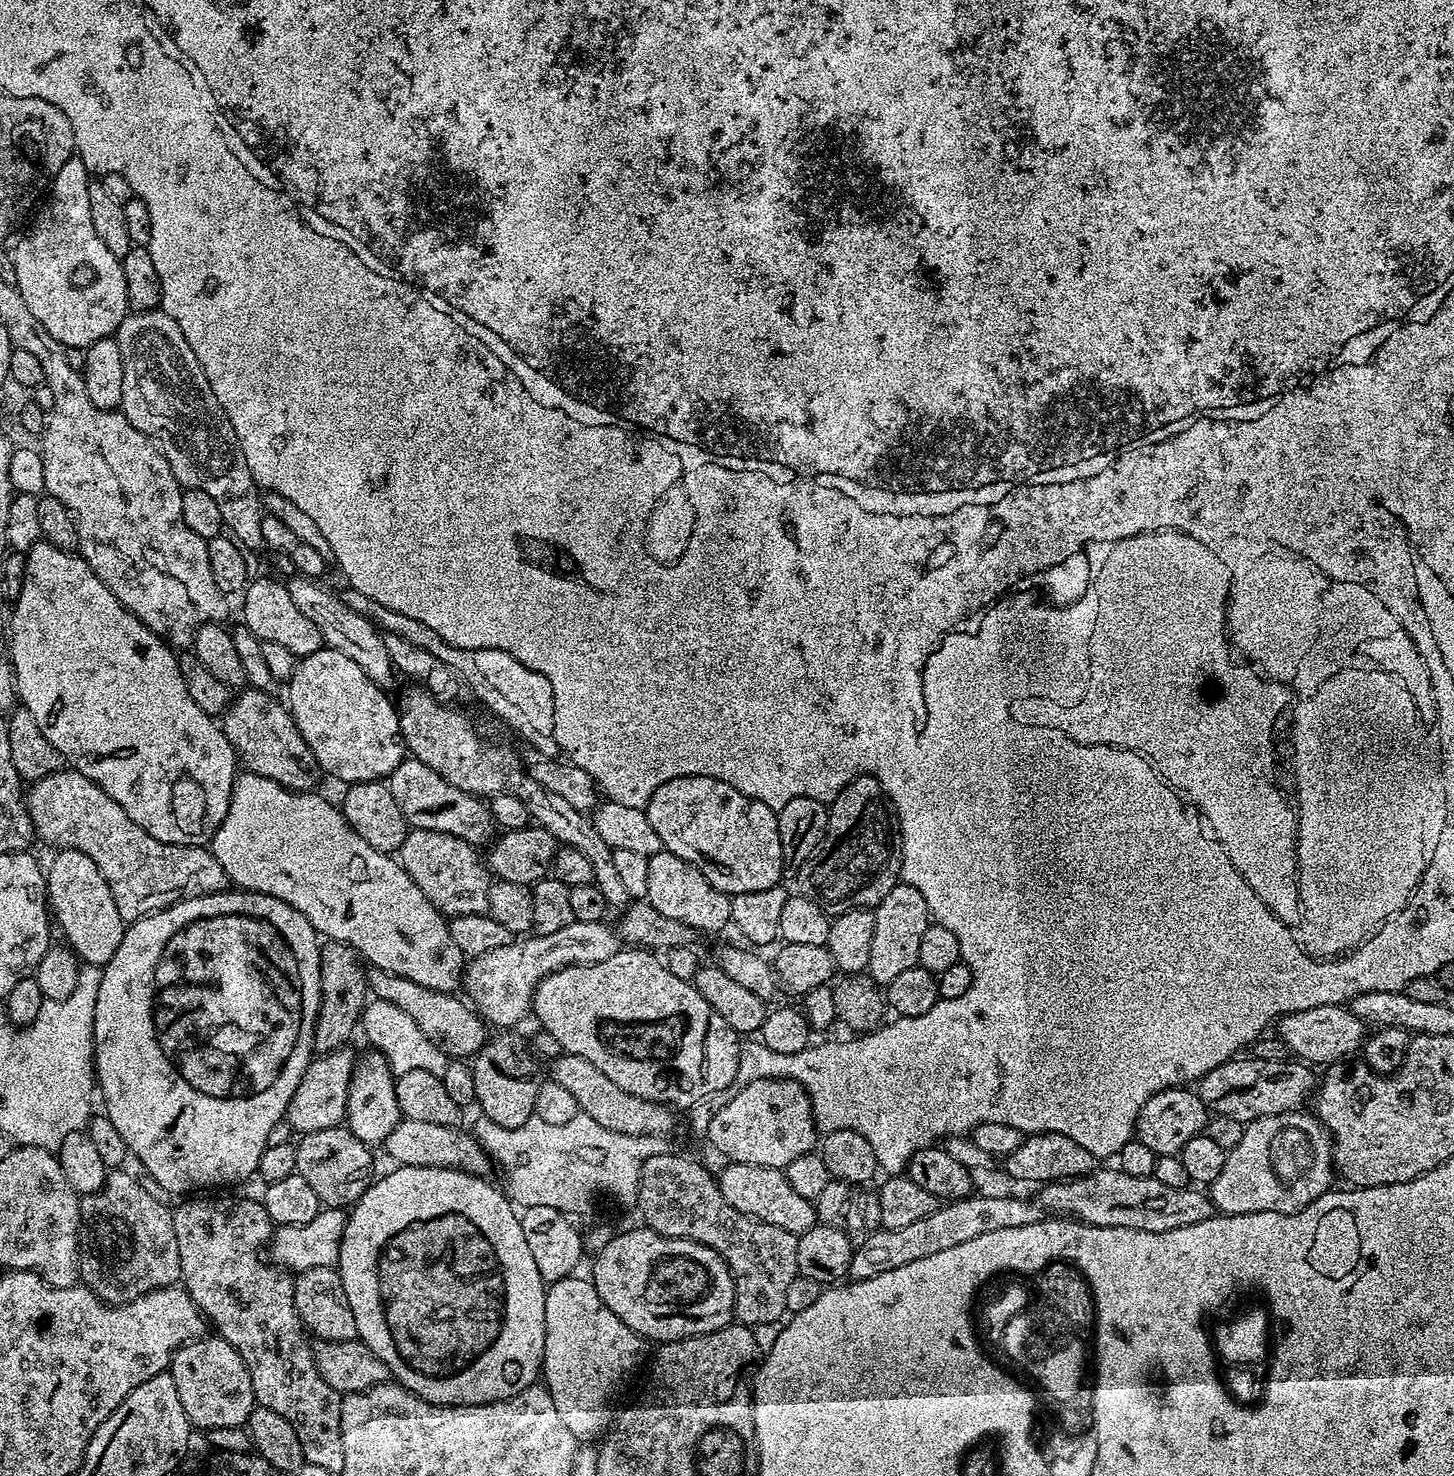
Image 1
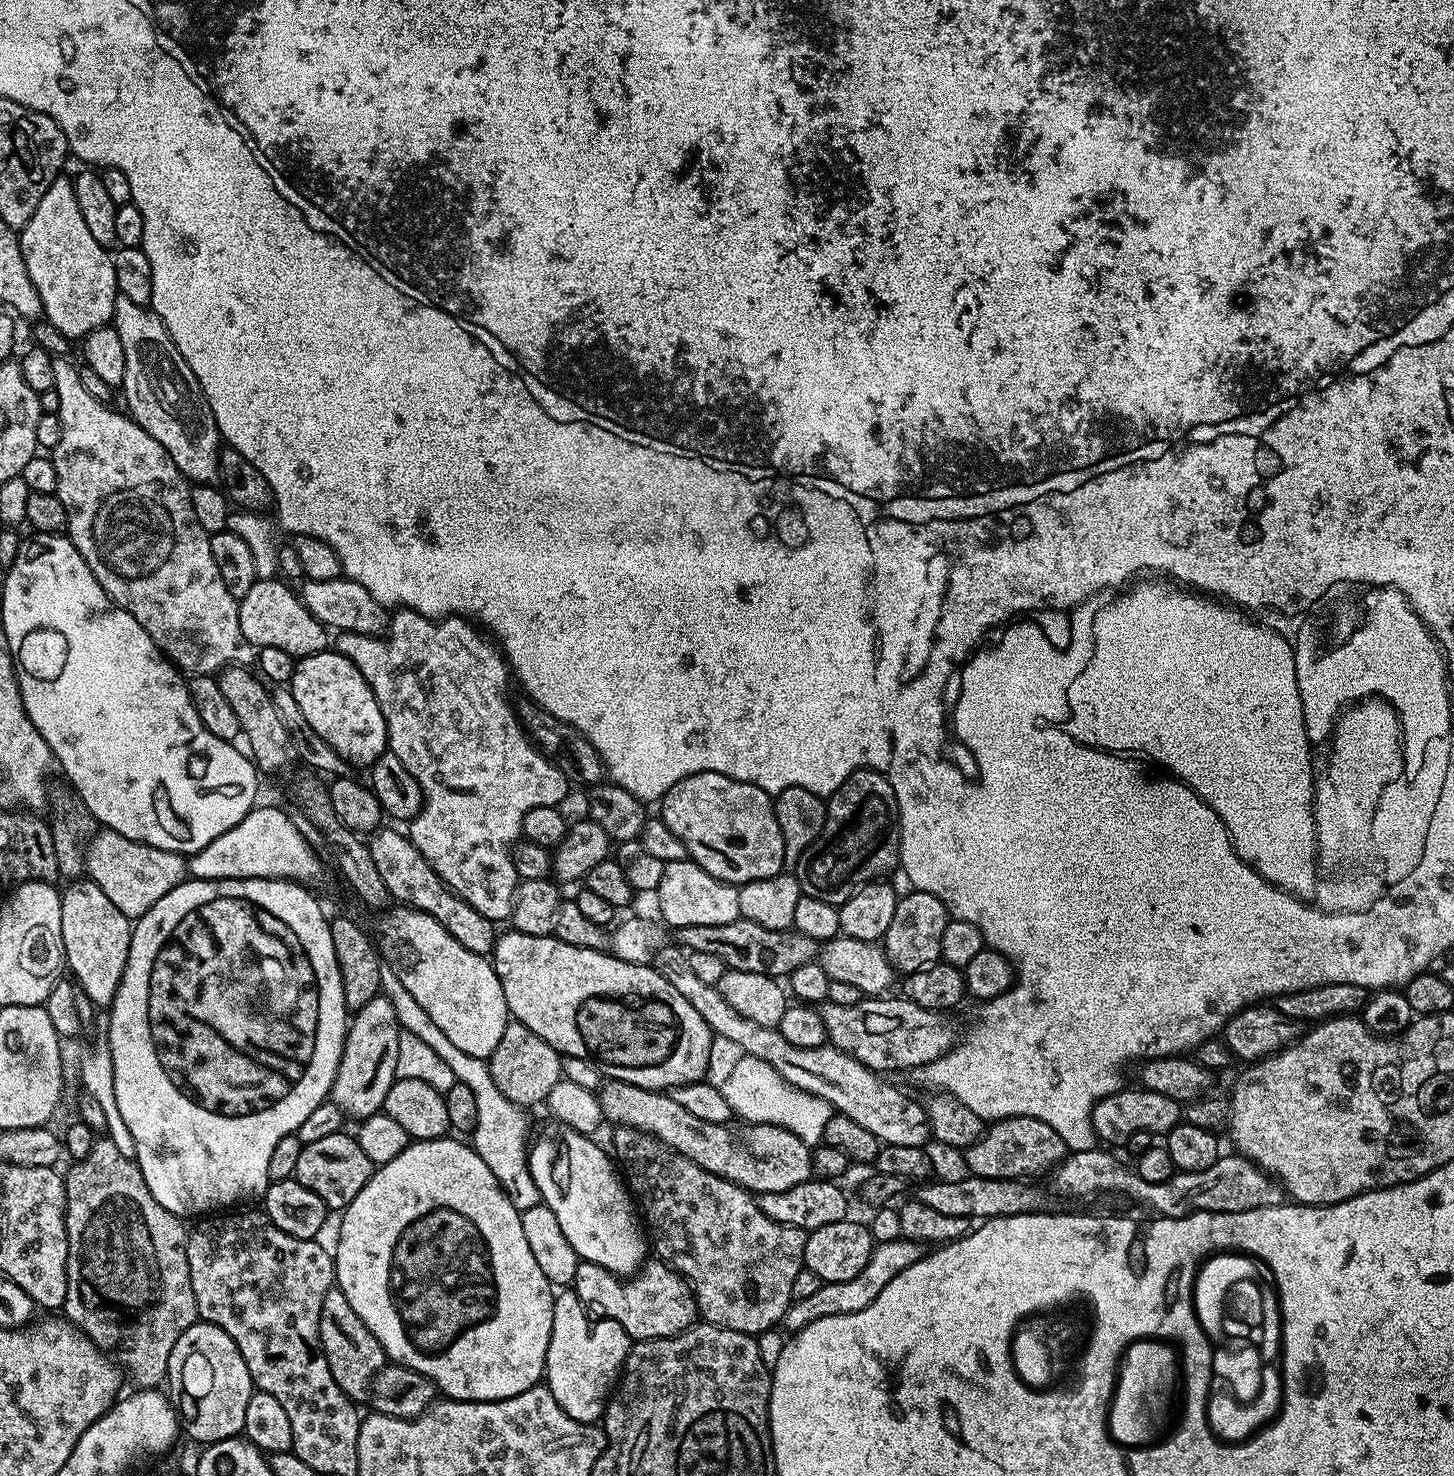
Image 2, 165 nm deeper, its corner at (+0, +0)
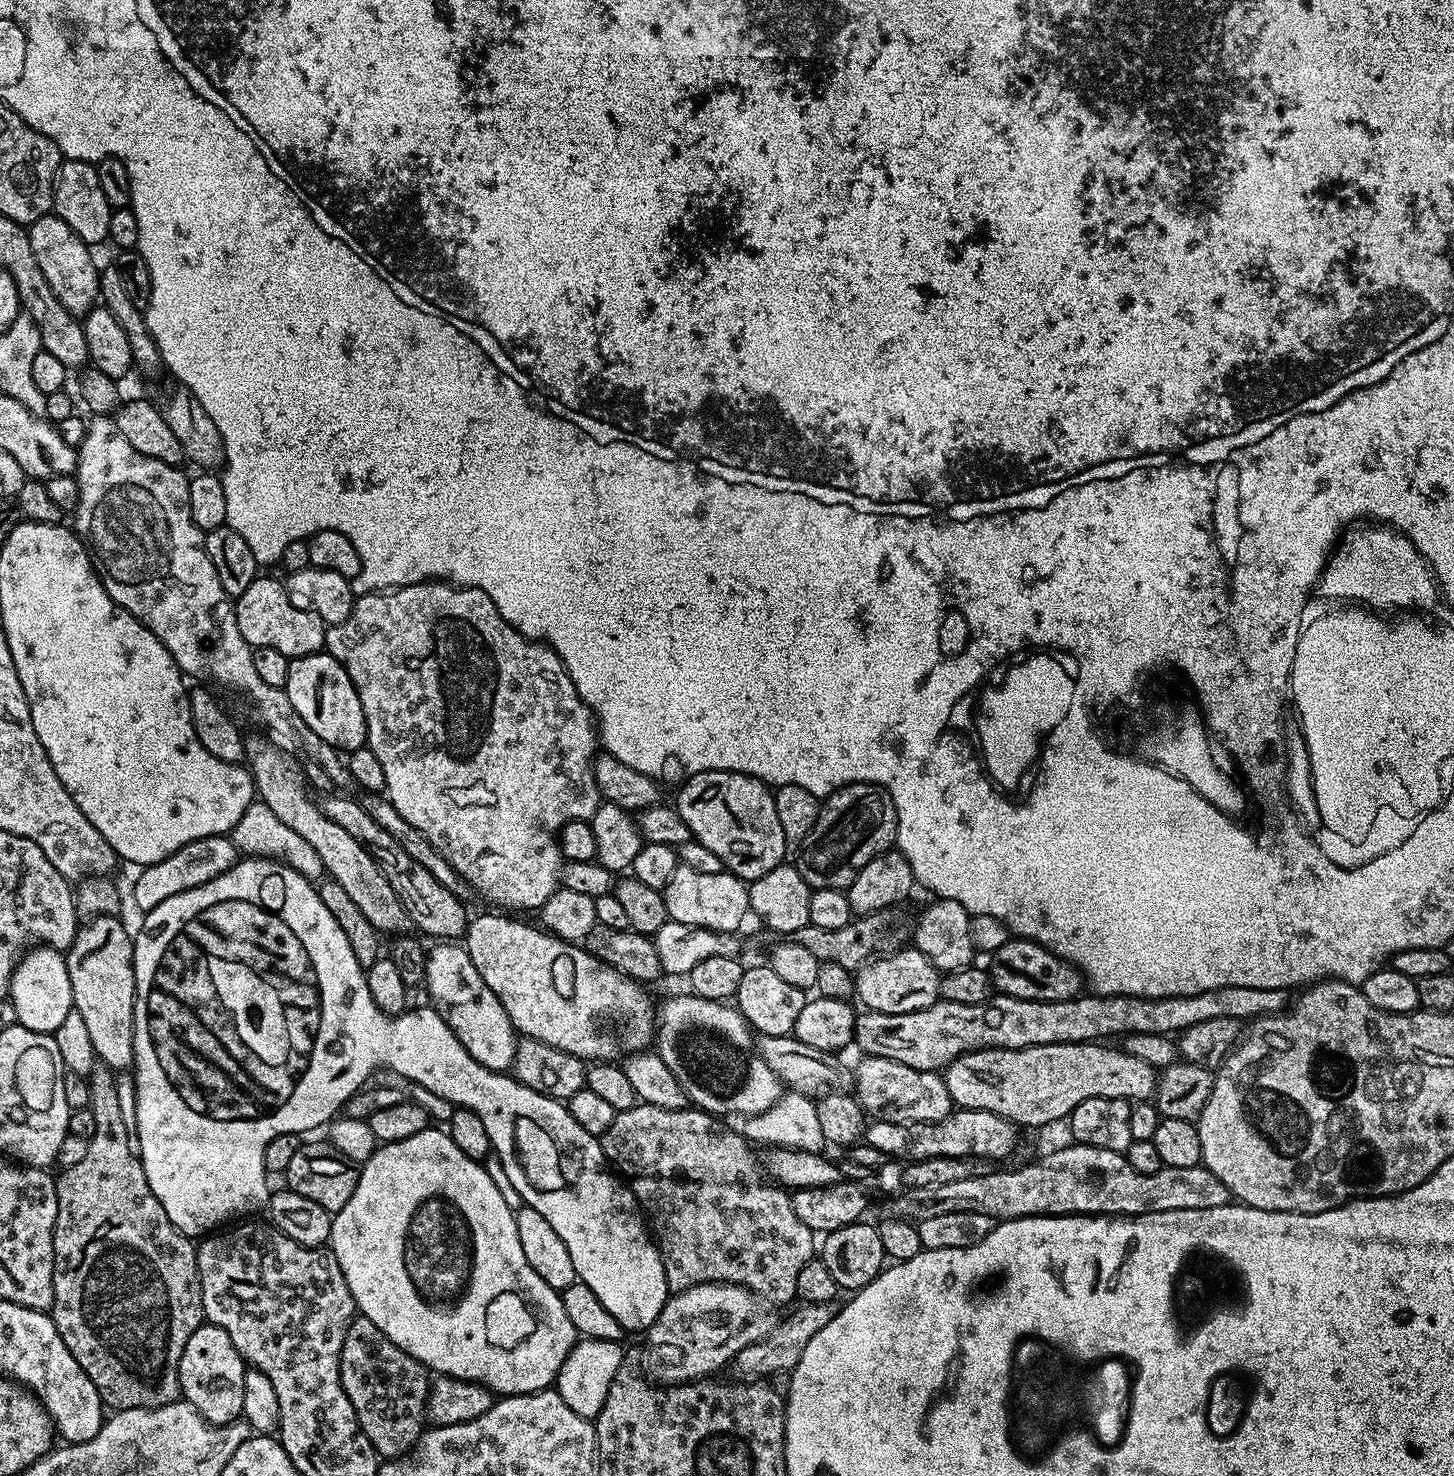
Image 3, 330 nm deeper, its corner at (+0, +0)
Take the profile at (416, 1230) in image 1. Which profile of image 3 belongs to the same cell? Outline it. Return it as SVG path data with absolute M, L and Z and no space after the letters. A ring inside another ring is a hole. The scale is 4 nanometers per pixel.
M429 1126L418 1134L410 1134L410 1138L402 1138L402 1142L380 1144L375 1154L364 1161L360 1168L358 1186L354 1186L354 1194L350 1194L350 1202L335 1212L332 1218L332 1238L330 1250L334 1258L338 1258L338 1266L342 1266L342 1274L346 1278L346 1286L350 1286L350 1294L354 1298L359 1315L370 1318L394 1346L398 1346L406 1354L413 1356L419 1364L442 1376L453 1376L470 1382L485 1384L493 1394L506 1396L531 1396L533 1392L551 1389L556 1376L562 1370L562 1364L575 1346L578 1333L574 1322L566 1315L564 1297L557 1289L542 1282L534 1266L526 1262L526 1254L522 1251L522 1242L518 1239L516 1213L506 1206L506 1198L502 1198L502 1190L494 1186L494 1178L490 1178L487 1167L481 1161L466 1158L458 1146L454 1146L452 1137L447 1131Z

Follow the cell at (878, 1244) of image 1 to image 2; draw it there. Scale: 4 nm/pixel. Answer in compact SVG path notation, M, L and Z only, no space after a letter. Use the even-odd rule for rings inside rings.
M901 1238L894 1242L876 1244L870 1254L870 1262L866 1262L866 1266L862 1266L862 1271L854 1274L854 1278L849 1278L847 1282L821 1283L818 1294L813 1294L811 1298L793 1300L784 1315L783 1327L788 1327L789 1333L795 1334L810 1326L810 1322L818 1322L818 1318L823 1316L854 1314L858 1310L866 1310L866 1306L870 1306L870 1302L874 1302L874 1298L878 1298L878 1294L882 1294L882 1290L886 1290L886 1286L890 1286L890 1282L898 1278L902 1270L906 1270L906 1266L914 1266L914 1262L918 1262L925 1254L925 1245L918 1240Z

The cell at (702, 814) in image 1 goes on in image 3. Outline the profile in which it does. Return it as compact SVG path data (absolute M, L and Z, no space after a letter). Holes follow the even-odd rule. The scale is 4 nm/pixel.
M699 772L679 785L674 807L690 826L692 839L722 858L725 869L745 882L785 863L786 838L774 810L774 792L758 778L737 772Z

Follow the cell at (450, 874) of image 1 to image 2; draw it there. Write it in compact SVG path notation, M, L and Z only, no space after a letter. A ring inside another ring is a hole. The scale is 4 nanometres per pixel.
M396 610L391 613L386 632L387 634L374 636L341 632L335 637L334 648L346 658L350 658L350 662L354 662L354 666L358 666L358 670L362 674L362 678L366 678L370 690L374 690L374 698L378 698L382 718L386 718L386 726L388 727L387 751L394 753L398 762L402 762L402 766L406 766L406 770L410 770L410 774L414 774L414 778L424 795L424 806L407 825L406 835L413 846L420 851L422 858L426 858L428 865L435 870L438 878L442 878L442 882L454 895L460 896L467 904L474 906L474 910L478 910L478 914L482 914L488 920L493 922L507 921L512 914L512 903L516 897L518 883L510 846L515 845L521 839L524 831L524 816L530 814L530 810L534 806L555 808L563 805L563 800L568 796L570 781L567 776L562 774L562 770L558 770L558 766L553 764L533 744L532 737L524 731L524 725L516 715L513 701L508 701L508 696L504 693L508 688L508 680L510 681L510 669L507 660L504 659L504 653L471 619L463 616L445 616L439 620L432 620L417 612Z

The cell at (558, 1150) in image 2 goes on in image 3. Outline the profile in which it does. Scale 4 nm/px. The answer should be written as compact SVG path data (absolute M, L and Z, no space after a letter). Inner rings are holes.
M240 858L236 864L228 872L223 872L218 878L214 878L210 882L206 882L202 886L194 886L194 890L186 890L182 894L174 894L170 898L166 898L166 902L158 902L158 906L154 906L149 912L143 913L144 921L140 924L140 933L137 931L134 936L132 946L132 965L134 966L134 974L136 975L136 1009L134 1010L134 1073L136 1072L136 1124L134 1120L134 1140L138 1145L138 1155L142 1166L146 1170L146 1182L150 1182L150 1190L154 1190L154 1198L158 1198L158 1202L162 1202L162 1210L166 1210L166 1218L170 1218L170 1222L174 1222L174 1226L184 1236L189 1238L203 1238L213 1231L223 1220L232 1220L235 1216L244 1216L251 1208L263 1209L270 1199L270 1187L268 1188L269 1177L264 1170L264 1151L266 1146L270 1146L270 1142L274 1142L274 1138L278 1138L278 1134L305 1134L304 1132L312 1132L315 1128L322 1129L345 1107L345 1104L353 1095L359 1092L369 1083L372 1072L376 1072L379 1068L393 1068L402 1079L408 1080L412 1084L421 1084L426 1090L440 1096L455 1105L456 1108L466 1108L478 1114L478 1118L482 1118L482 1126L486 1126L486 1134L492 1143L492 1152L495 1159L499 1160L502 1170L506 1170L506 1178L510 1178L510 1182L514 1185L514 1190L518 1190L521 1201L527 1207L538 1210L538 1214L542 1214L542 1218L546 1218L546 1222L550 1222L550 1226L558 1233L558 1238L562 1238L562 1243L566 1245L566 1251L570 1253L571 1260L574 1261L574 1270L576 1271L576 1279L581 1284L590 1286L590 1290L598 1298L598 1302L602 1302L602 1306L611 1314L618 1323L622 1325L625 1333L632 1332L643 1333L653 1324L658 1318L658 1314L662 1310L662 1306L667 1302L670 1295L668 1283L666 1282L666 1270L662 1266L662 1258L660 1257L659 1247L650 1235L649 1225L646 1223L645 1217L642 1215L642 1209L636 1203L636 1195L633 1194L627 1183L610 1167L608 1160L604 1157L604 1147L600 1144L599 1139L591 1136L586 1130L582 1130L582 1126L578 1126L578 1122L574 1122L574 1118L569 1114L567 1107L561 1101L550 1098L546 1094L538 1094L538 1090L530 1090L530 1086L519 1084L515 1076L505 1074L503 1072L495 1072L486 1066L482 1066L474 1058L470 1058L470 1054L466 1050L466 1046L462 1046L462 1042L458 1042L458 1038L454 1034L454 1030L450 1030L450 1026L446 1026L446 1022L436 1012L436 1009L431 1006L425 1008L413 1007L411 1010L405 1010L399 1016L387 1016L378 1005L374 1002L374 998L370 998L370 986L368 985L368 974L366 969L360 965L358 958L354 958L354 950L350 950L350 938L346 938L346 934L342 931L342 926L338 926L338 922L334 922L334 914L330 914L330 910L326 910L326 906L322 903L322 898L318 891L317 885L313 881L308 880L298 871L292 869L286 863L280 863L277 860L267 858Z

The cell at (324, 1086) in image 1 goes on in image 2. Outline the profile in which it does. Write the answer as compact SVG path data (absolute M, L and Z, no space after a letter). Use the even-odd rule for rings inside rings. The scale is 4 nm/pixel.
M383 994L375 996L366 1006L355 1009L348 1025L344 1053L338 1074L332 1083L330 1100L339 1106L345 1117L359 1122L381 1111L390 1086L397 1080L398 1038L402 1029L394 1006Z

